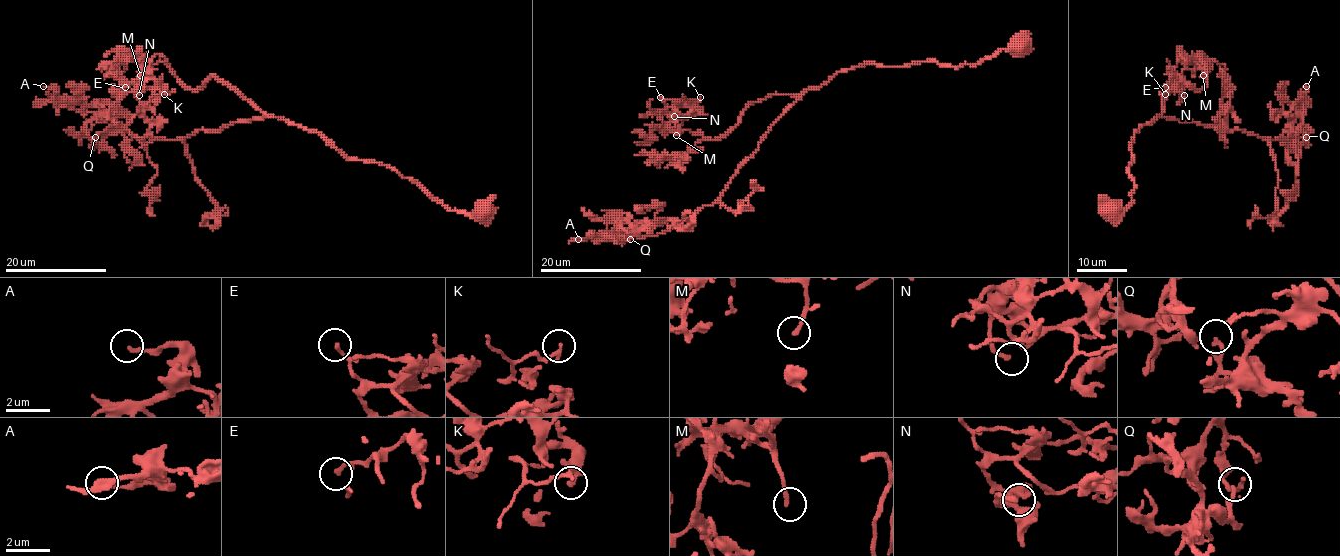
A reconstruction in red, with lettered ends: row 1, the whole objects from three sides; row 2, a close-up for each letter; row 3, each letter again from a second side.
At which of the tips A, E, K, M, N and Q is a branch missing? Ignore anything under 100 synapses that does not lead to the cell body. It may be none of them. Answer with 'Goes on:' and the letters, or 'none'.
Goes on: M

